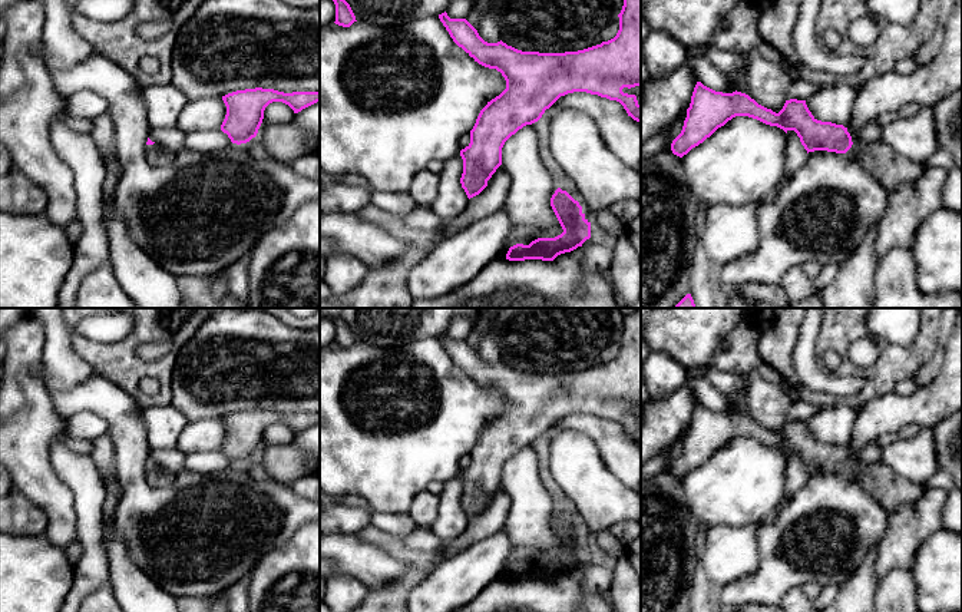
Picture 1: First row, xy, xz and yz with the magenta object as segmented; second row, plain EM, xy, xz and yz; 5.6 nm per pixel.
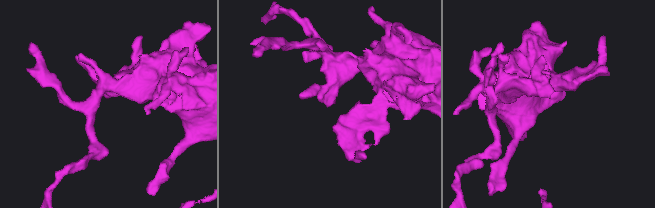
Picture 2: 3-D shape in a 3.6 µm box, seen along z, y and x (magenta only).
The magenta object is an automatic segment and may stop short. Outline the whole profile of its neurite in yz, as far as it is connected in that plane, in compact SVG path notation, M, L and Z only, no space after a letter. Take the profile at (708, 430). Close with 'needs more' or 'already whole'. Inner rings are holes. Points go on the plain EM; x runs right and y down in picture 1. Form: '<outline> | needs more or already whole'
M701 403L694 408L682 451L671 464L672 474L682 479L735 437L757 440L786 454L794 451L807 474L814 472L844 474L889 513L919 500L923 494L923 486L902 477L885 464L854 466L847 449L817 441L806 421L786 421L783 430L776 434L746 414L715 413Z | needs more

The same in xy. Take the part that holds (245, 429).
M245 410L222 417L227 436L221 451L232 464L241 466L257 457L265 429L272 423L288 426L294 434L320 423L320 413L284 414L274 410Z | already whole

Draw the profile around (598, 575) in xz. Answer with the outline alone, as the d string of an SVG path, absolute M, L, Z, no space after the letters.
M589 559L582 565L582 589L594 596L608 598L608 592L614 582L614 565L602 559Z

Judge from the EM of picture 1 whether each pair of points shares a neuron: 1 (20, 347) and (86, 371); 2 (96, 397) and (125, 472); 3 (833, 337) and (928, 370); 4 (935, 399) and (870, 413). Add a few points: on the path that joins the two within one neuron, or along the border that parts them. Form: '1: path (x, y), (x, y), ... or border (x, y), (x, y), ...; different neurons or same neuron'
1: border (39, 323), (45, 338), (42, 363); different neurons
2: path (115, 416), (125, 426), (125, 453); same neuron
3: border (938, 337), (935, 353), (912, 379); different neurons
4: path (919, 407), (886, 413); same neuron

